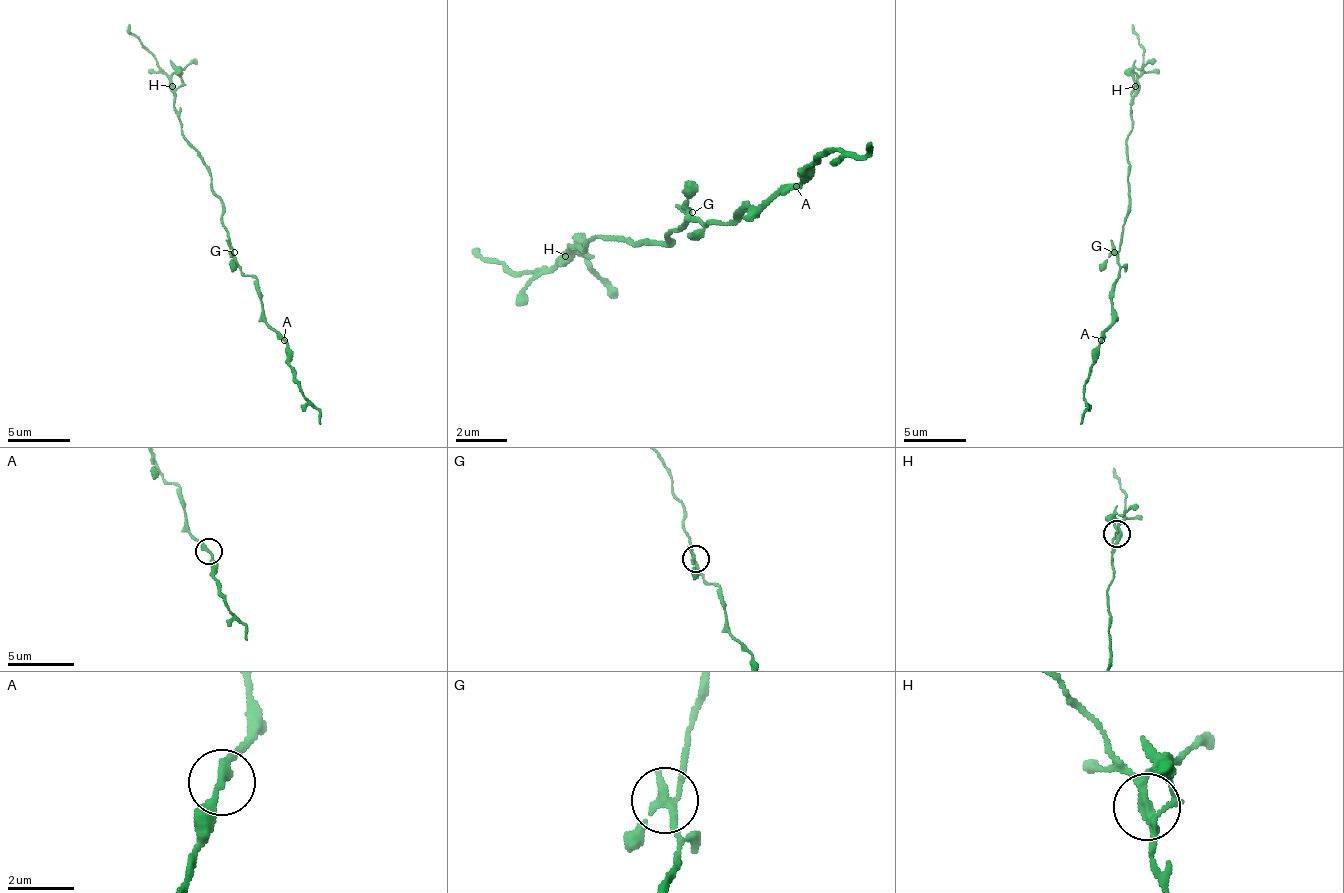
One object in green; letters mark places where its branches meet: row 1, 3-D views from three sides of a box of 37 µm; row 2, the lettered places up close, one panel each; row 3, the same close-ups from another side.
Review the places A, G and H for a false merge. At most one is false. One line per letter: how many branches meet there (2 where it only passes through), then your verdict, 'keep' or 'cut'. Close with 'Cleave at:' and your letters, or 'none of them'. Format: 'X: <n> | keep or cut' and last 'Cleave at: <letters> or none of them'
A: 2 | keep
G: 3 | keep
H: 3 | keep
Cleave at: none of them

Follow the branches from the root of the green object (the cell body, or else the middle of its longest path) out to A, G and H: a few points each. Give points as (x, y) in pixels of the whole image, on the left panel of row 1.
A: (224, 227), (227, 245), (237, 267), (253, 280), (259, 293), (262, 318), (284, 340)
G: (224, 227), (227, 245), (234, 252)
H: (224, 227), (221, 198), (212, 189), (212, 173), (202, 154), (184, 136), (171, 85)

